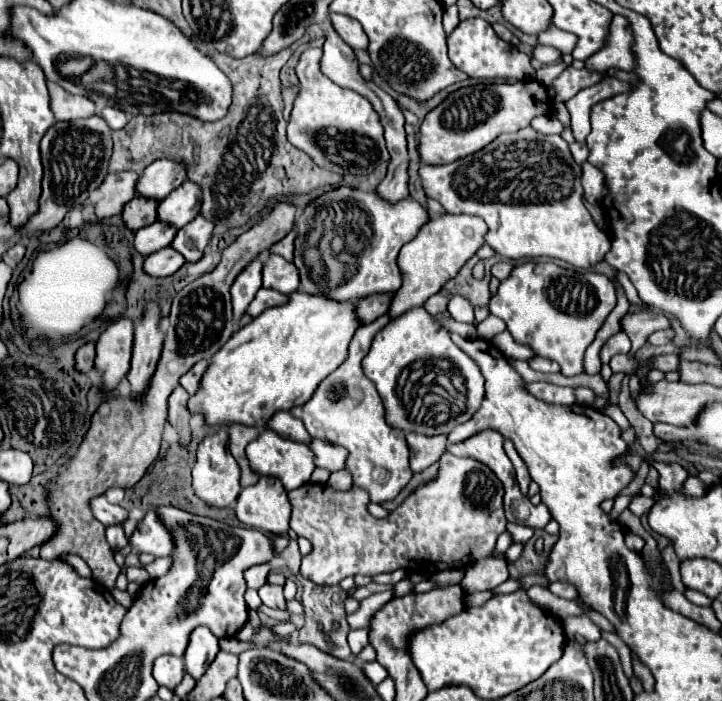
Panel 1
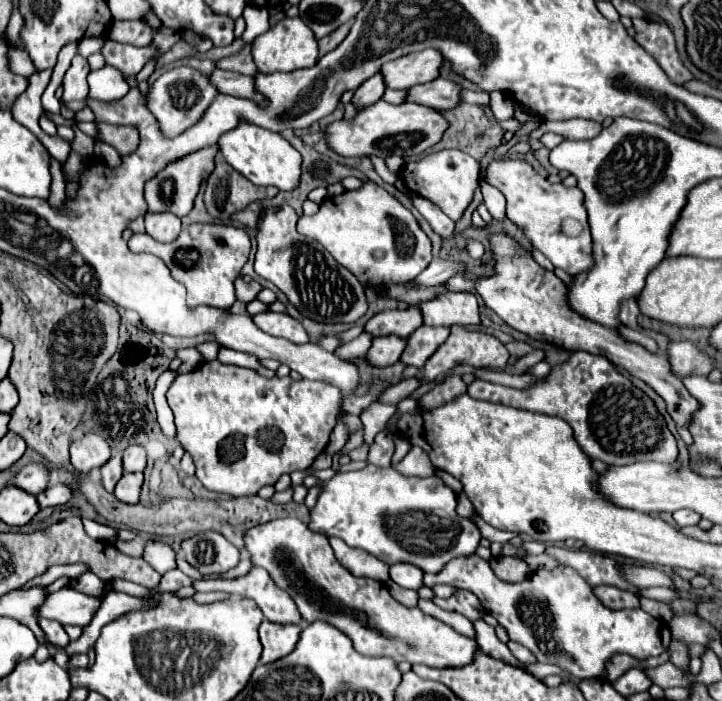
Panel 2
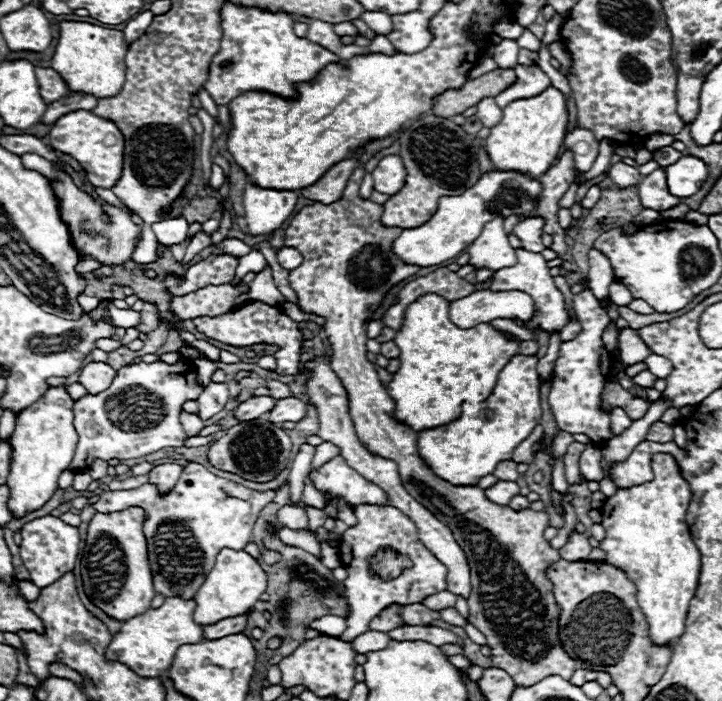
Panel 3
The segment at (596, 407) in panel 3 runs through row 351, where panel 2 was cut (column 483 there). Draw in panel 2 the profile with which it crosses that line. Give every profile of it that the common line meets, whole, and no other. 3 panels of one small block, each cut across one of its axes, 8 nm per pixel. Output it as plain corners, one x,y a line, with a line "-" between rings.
480,556
454,558
438,574
424,574
426,586
448,584
470,590
478,596
486,612
490,612
506,630
510,640
526,646
538,662
556,664
574,678
604,678
606,662
616,654
628,654
636,660
660,656
670,642
668,626
646,614
642,608
610,610
596,600
594,588
568,566
554,570
536,570
528,580
506,584
492,572
490,564

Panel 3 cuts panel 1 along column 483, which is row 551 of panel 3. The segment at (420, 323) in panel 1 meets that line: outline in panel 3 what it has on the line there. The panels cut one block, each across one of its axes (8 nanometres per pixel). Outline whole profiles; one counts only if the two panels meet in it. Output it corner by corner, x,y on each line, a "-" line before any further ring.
380,548
376,556
370,558
370,572
384,578
392,580
398,578
406,568
412,568
412,560
406,554
396,552
394,548

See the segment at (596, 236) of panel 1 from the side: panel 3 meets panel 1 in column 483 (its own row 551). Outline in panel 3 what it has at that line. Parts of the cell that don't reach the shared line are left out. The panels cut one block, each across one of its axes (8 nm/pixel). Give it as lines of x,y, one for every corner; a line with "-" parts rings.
188,462
184,466
182,476
178,478
174,490
160,498
156,494
156,488
150,484
144,484
140,488
132,490
114,490
114,492
102,492
100,500
94,504
98,512
116,512
116,510
126,510
130,506
142,506
148,512
148,520
144,522
144,536
148,542
148,560
150,560
150,570
154,578
154,590
162,596
182,596
182,598
192,598
196,596
198,588
206,580
208,572
214,568
216,554
222,548
232,548
232,550
242,550
246,542
252,540
252,526
260,514
260,510
272,502
274,490
268,492
256,492
250,488
244,488
236,482
218,478
210,474
202,464
198,462

